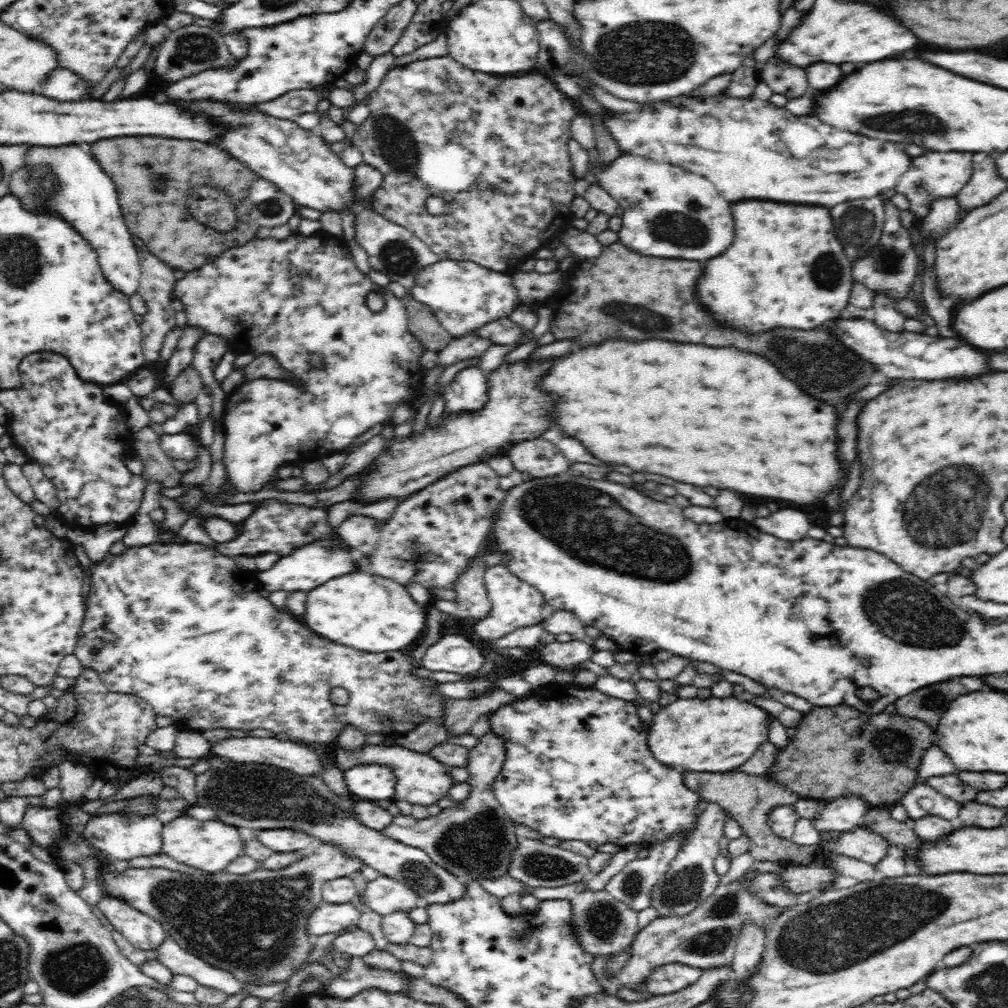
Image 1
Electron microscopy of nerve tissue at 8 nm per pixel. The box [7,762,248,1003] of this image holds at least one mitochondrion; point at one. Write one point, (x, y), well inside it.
(77, 967)

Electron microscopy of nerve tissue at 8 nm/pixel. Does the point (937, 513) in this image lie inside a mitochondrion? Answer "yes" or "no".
yes

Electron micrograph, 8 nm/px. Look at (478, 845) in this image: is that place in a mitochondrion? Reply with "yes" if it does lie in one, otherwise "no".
yes

